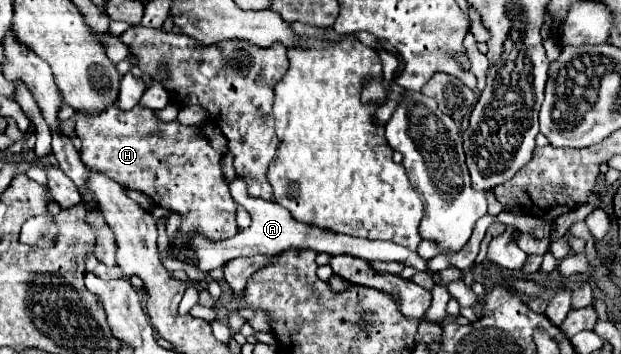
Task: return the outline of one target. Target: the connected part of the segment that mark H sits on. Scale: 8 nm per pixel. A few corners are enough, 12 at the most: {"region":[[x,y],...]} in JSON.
{"region":[[154,109],[76,113],[84,165],[238,233],[222,155]]}

